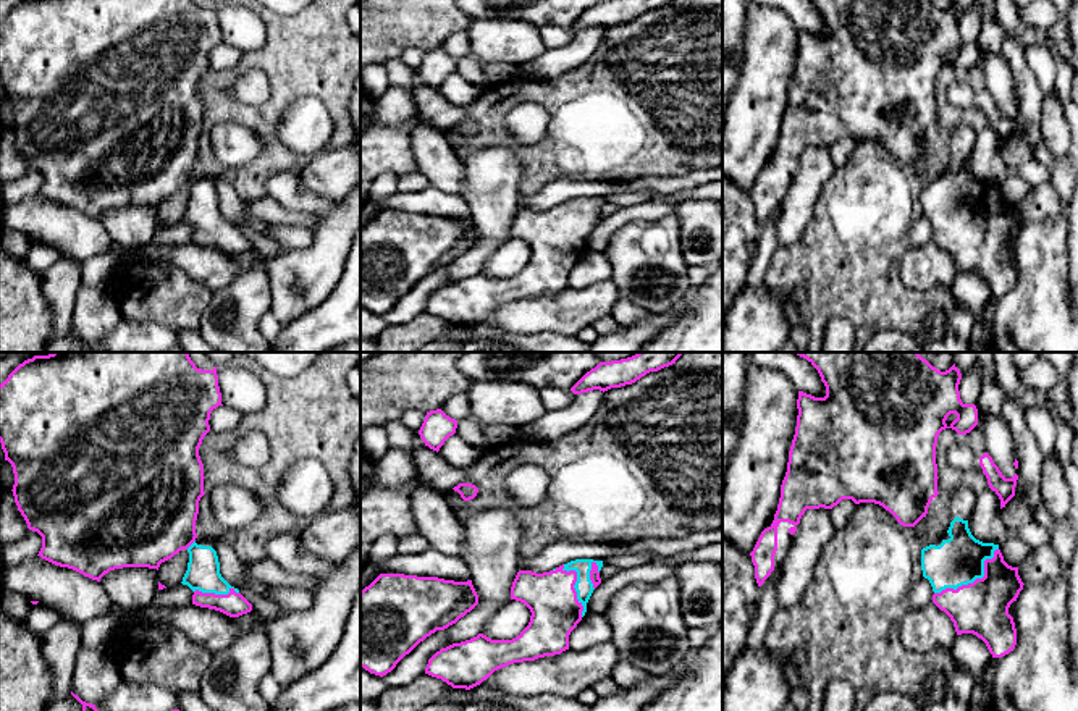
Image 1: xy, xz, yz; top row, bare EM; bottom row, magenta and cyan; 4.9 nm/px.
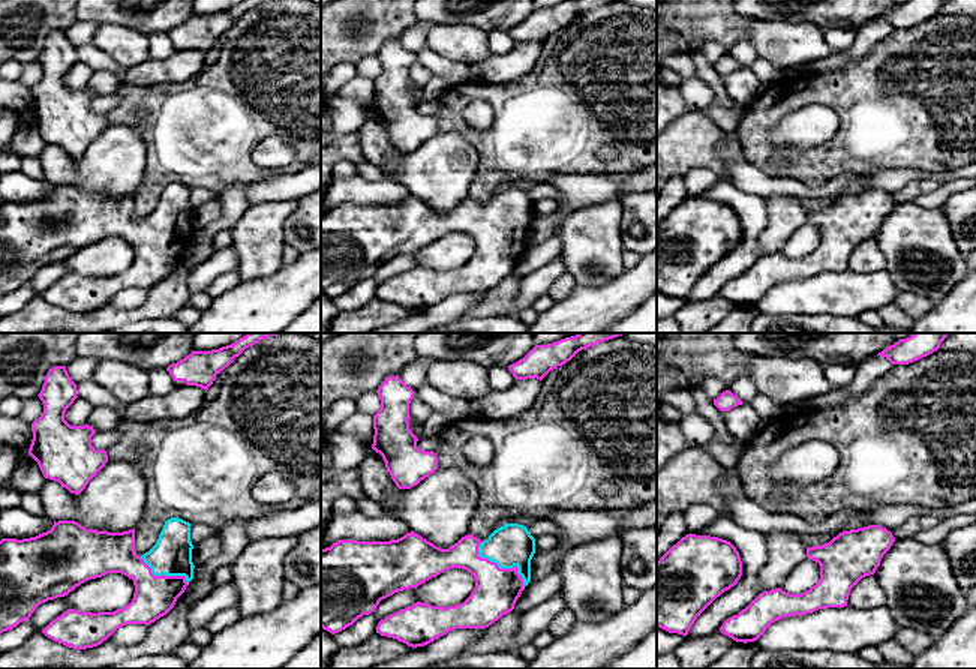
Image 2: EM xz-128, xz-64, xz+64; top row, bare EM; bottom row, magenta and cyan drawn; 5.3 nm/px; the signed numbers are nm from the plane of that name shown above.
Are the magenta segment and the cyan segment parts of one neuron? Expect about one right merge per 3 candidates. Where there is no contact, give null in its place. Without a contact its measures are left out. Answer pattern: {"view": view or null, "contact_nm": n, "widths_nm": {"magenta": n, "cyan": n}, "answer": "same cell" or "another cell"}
{"view": "yz", "contact_nm": 400, "widths_nm": {"magenta": 280, "cyan": 240}, "answer": "same cell"}

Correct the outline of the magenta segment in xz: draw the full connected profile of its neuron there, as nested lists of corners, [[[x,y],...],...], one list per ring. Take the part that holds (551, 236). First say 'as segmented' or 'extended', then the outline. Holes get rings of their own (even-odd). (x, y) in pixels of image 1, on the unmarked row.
extended; [[[575,197],[543,212],[519,208],[511,225],[511,238],[530,247],[528,263],[512,278],[491,278],[478,271],[441,286],[428,297],[425,312],[453,326],[470,328],[501,305],[569,288],[569,273],[601,221],[601,205],[603,199]]]

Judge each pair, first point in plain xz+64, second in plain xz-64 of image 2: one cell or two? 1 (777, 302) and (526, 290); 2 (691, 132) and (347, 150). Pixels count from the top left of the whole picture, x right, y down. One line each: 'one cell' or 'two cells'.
1: one cell
2: one cell

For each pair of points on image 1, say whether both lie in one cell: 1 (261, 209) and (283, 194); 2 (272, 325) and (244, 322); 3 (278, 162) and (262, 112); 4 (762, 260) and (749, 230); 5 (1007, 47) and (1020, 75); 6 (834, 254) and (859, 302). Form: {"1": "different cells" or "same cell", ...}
{"1": "different cells", "2": "different cells", "3": "same cell", "4": "different cells", "5": "same cell", "6": "same cell"}

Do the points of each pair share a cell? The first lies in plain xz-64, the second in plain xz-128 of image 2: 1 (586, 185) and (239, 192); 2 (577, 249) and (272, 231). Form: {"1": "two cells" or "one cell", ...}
{"1": "one cell", "2": "one cell"}

